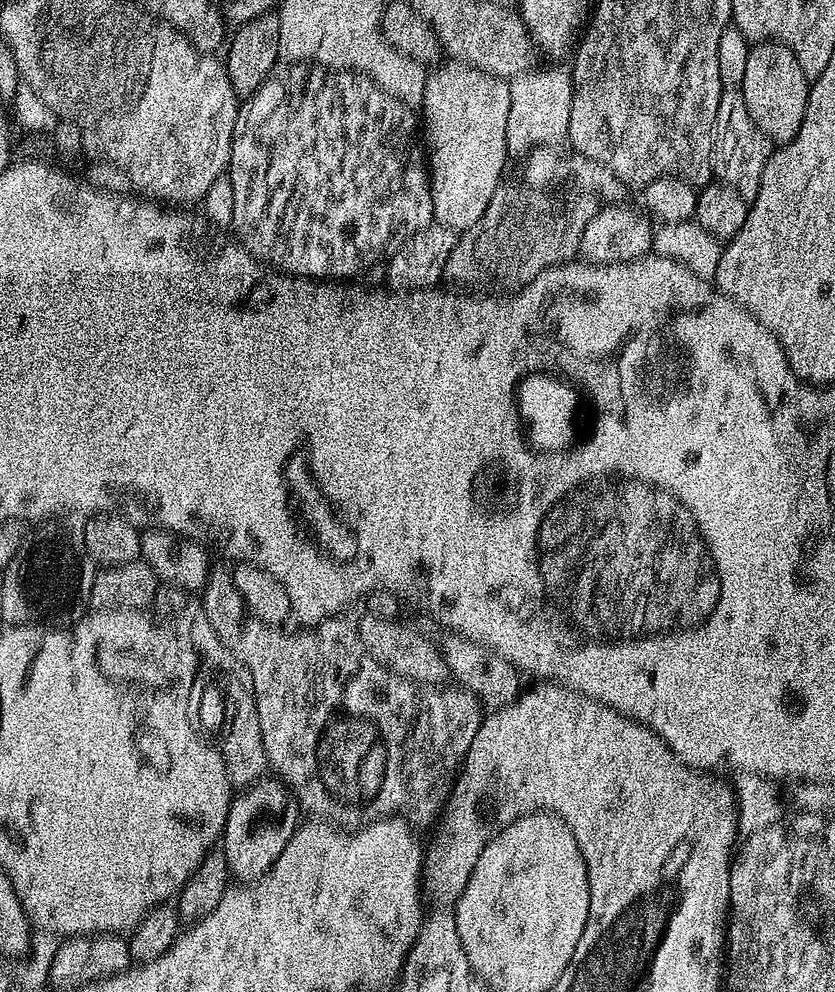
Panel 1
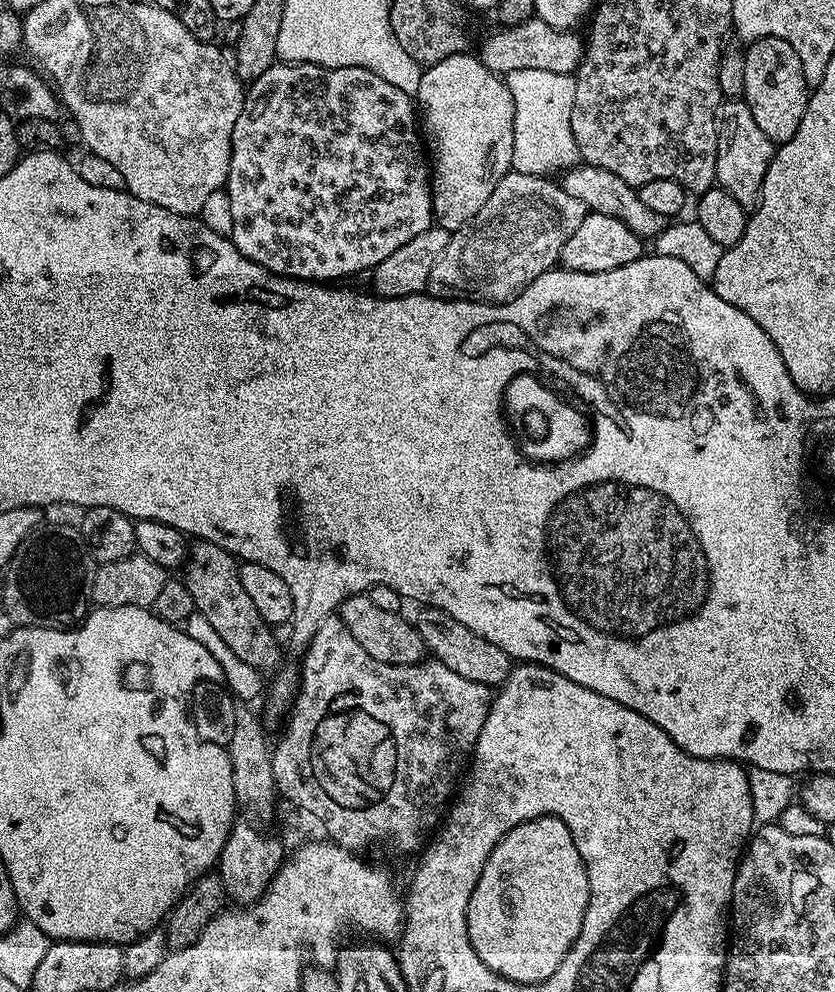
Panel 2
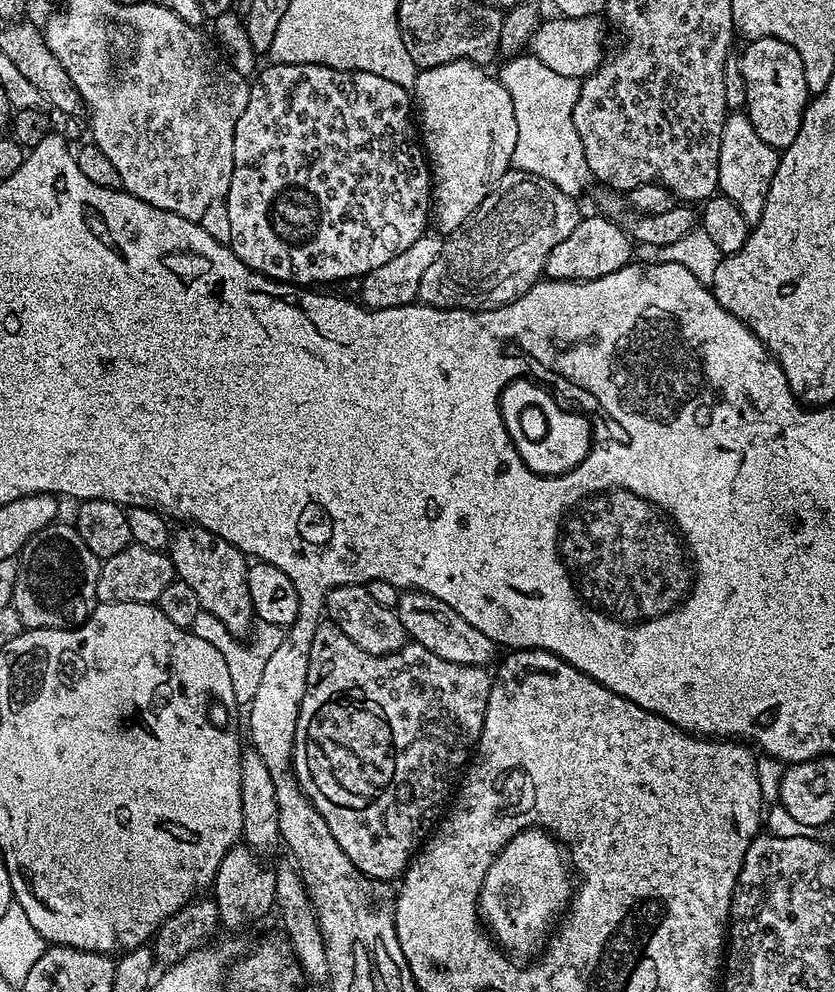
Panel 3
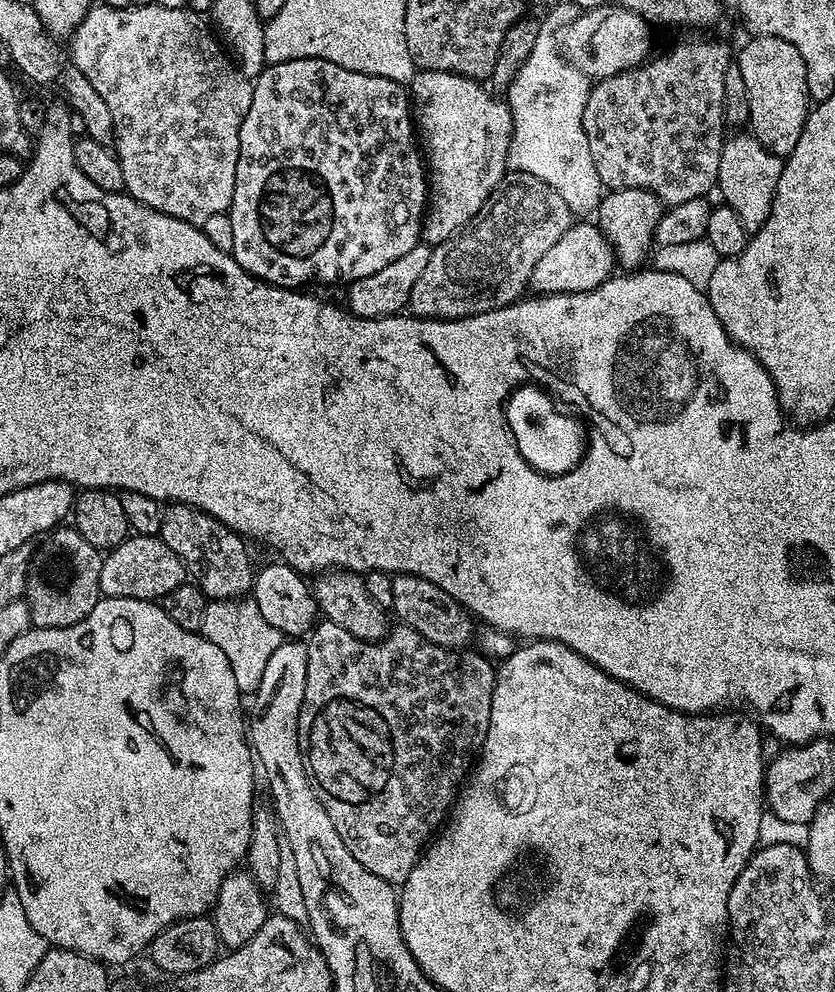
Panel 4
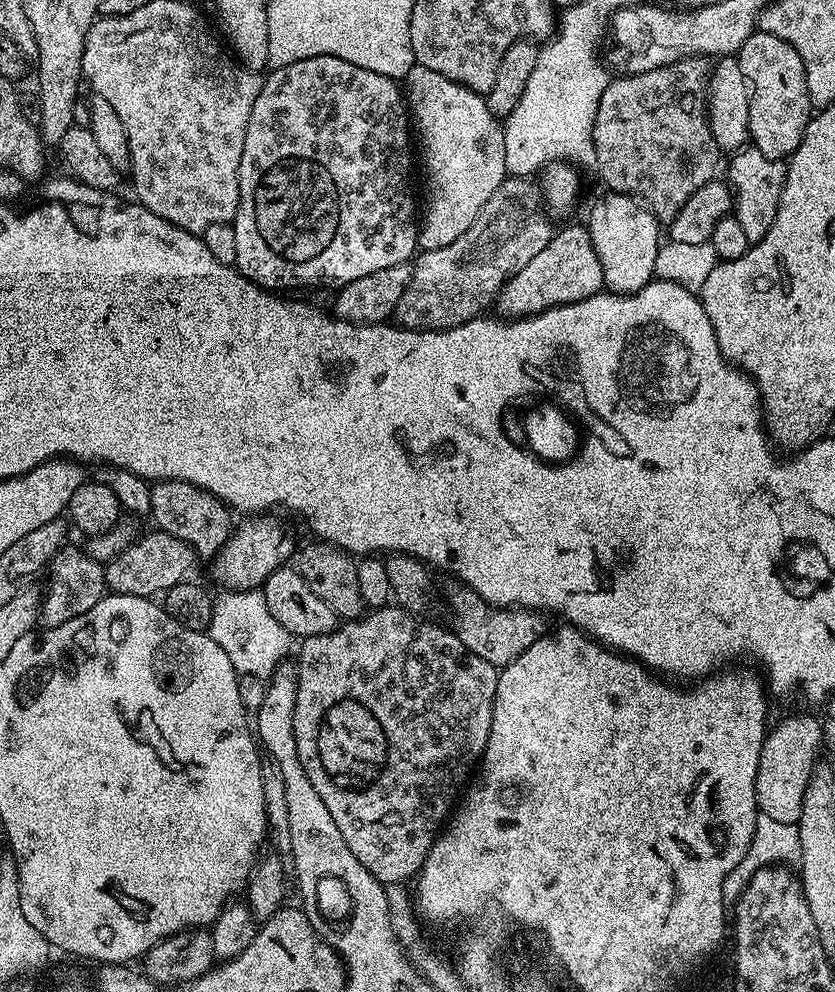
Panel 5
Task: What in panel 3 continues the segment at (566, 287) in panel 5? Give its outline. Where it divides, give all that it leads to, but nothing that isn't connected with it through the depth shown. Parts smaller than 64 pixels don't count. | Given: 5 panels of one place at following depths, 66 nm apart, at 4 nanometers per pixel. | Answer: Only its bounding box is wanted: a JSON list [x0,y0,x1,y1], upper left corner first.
[544,214,634,280]

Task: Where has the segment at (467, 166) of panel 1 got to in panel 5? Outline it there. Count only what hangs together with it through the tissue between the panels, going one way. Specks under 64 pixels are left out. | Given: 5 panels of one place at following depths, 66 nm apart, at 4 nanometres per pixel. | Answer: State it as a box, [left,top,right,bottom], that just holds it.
[406,63,505,252]

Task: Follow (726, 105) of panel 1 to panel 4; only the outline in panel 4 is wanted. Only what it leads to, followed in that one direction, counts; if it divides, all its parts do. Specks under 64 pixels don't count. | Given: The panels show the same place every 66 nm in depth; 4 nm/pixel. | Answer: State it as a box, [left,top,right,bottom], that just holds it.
[718,130,784,234]

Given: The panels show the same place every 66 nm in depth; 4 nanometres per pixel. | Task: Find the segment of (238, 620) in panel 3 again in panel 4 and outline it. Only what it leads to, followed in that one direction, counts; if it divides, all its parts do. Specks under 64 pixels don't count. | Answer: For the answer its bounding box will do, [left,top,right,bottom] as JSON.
[160,503,254,601]

